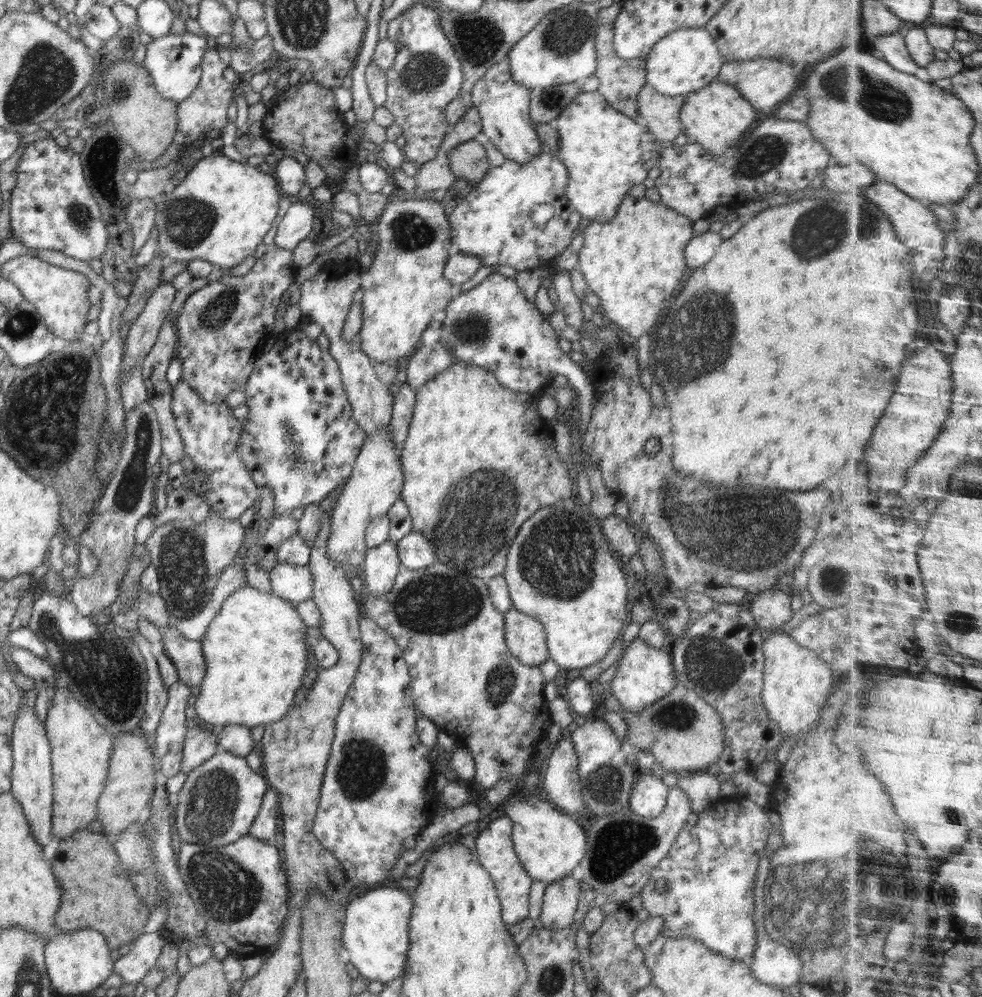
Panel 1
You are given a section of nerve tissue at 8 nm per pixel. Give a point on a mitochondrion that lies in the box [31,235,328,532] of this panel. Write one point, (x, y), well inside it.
(127, 495)

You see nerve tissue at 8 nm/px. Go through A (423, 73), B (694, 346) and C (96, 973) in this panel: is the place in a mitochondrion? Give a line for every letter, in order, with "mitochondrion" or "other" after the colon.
A: mitochondrion
B: mitochondrion
C: other

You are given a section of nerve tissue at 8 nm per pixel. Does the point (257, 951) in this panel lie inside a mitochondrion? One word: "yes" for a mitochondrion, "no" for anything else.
no

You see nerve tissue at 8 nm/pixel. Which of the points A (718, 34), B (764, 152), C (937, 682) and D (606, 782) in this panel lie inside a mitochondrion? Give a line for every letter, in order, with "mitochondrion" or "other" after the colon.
A: other
B: mitochondrion
C: other
D: mitochondrion

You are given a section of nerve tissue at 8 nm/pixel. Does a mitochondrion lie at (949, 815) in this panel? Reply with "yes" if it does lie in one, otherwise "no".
yes

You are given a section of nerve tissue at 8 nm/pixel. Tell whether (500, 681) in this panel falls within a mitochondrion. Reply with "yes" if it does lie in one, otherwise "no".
yes

